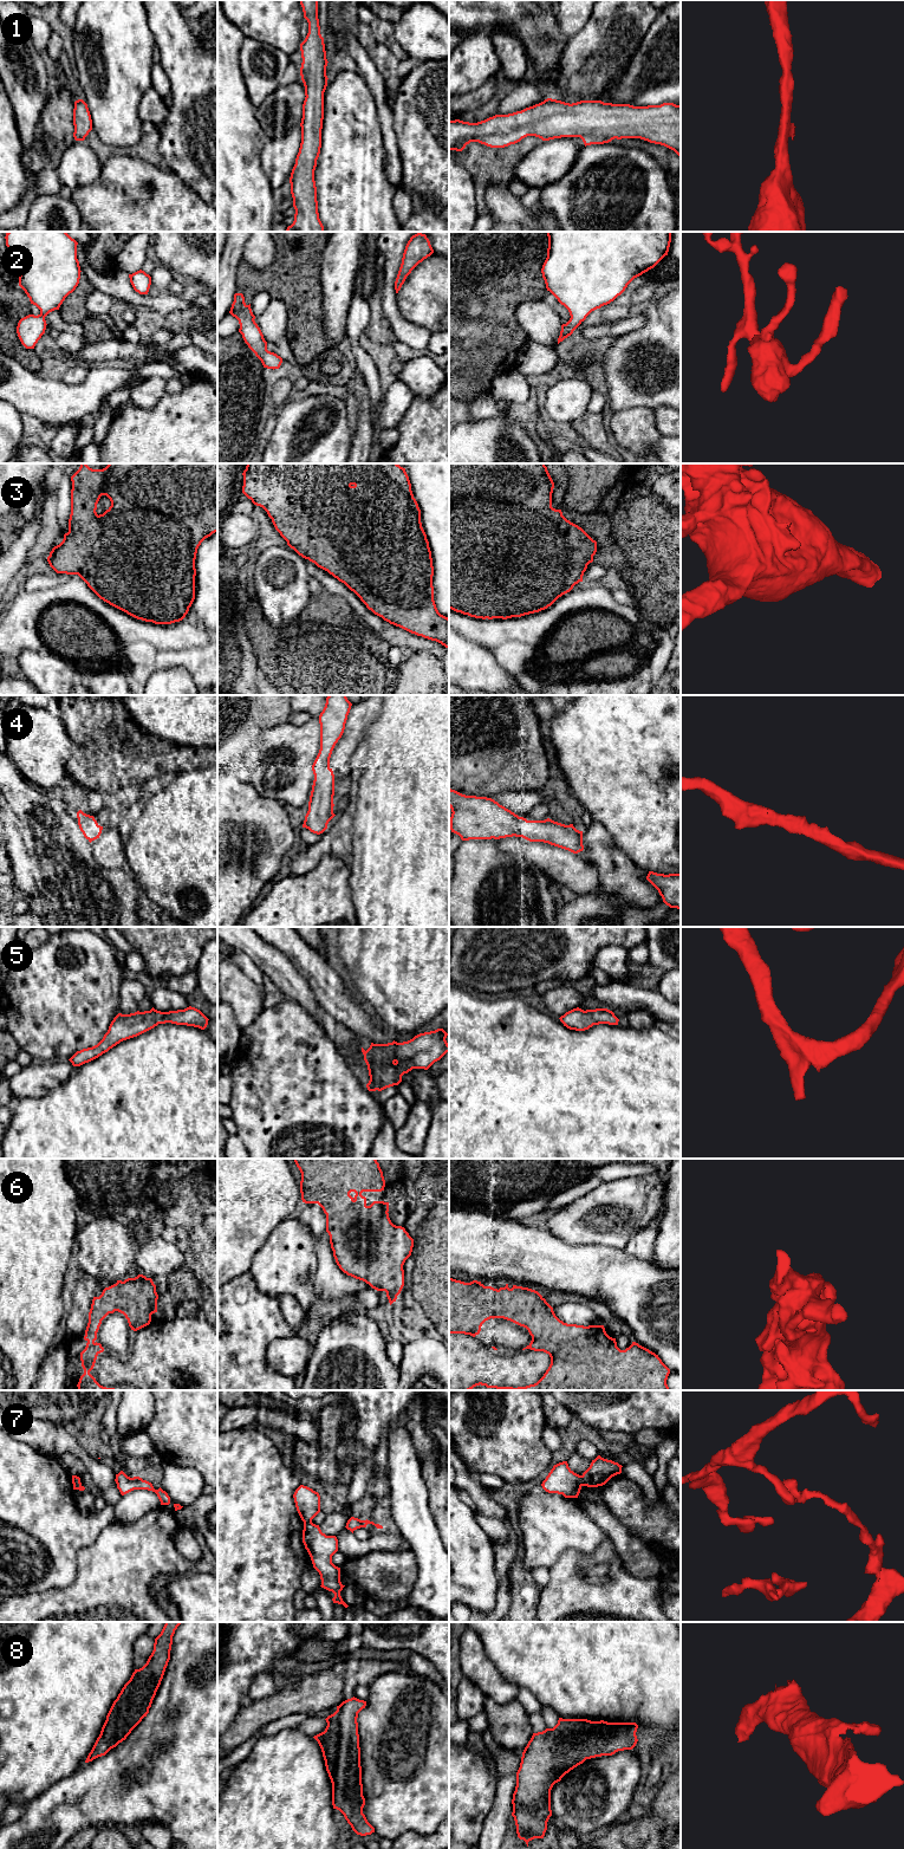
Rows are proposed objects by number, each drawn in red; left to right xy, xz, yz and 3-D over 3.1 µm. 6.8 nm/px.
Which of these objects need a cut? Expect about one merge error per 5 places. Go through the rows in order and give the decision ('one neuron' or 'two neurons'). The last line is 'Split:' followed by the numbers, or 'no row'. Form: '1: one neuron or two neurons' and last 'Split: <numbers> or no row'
1: one neuron
2: one neuron
3: one neuron
4: one neuron
5: one neuron
6: one neuron
7: two neurons
8: one neuron
Split: 7

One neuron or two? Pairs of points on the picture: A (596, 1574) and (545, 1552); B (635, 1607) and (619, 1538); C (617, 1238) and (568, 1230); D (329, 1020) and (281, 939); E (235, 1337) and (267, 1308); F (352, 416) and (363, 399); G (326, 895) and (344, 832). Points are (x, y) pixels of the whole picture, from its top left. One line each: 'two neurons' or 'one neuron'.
A: one neuron
B: two neurons
C: one neuron
D: two neurons
E: one neuron
F: two neurons
G: two neurons

